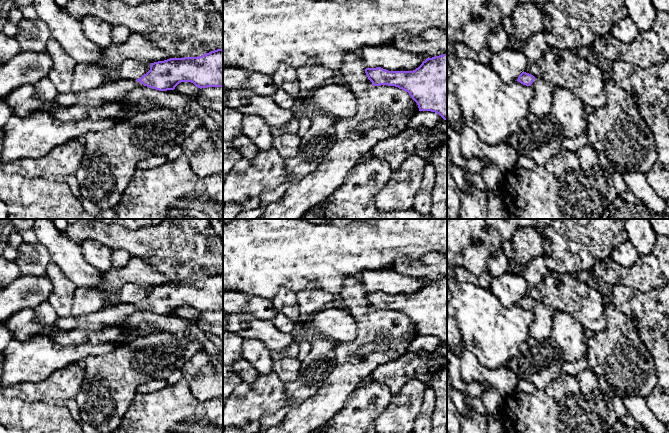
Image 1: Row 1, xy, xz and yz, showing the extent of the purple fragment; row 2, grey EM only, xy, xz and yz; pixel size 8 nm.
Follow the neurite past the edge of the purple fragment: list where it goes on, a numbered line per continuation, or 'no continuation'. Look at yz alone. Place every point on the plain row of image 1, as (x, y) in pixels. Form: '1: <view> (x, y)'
1: yz (541, 327)

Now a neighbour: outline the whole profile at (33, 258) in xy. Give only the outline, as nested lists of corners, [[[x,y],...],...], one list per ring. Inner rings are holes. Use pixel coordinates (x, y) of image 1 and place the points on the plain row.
[[[23,242],[18,248],[16,264],[21,276],[42,276],[46,274],[47,266],[51,262],[48,250],[39,242]]]

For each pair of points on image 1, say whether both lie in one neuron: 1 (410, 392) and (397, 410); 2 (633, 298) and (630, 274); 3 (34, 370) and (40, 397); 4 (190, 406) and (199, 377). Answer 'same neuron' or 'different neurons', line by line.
1: same neuron
2: different neurons
3: different neurons
4: different neurons

